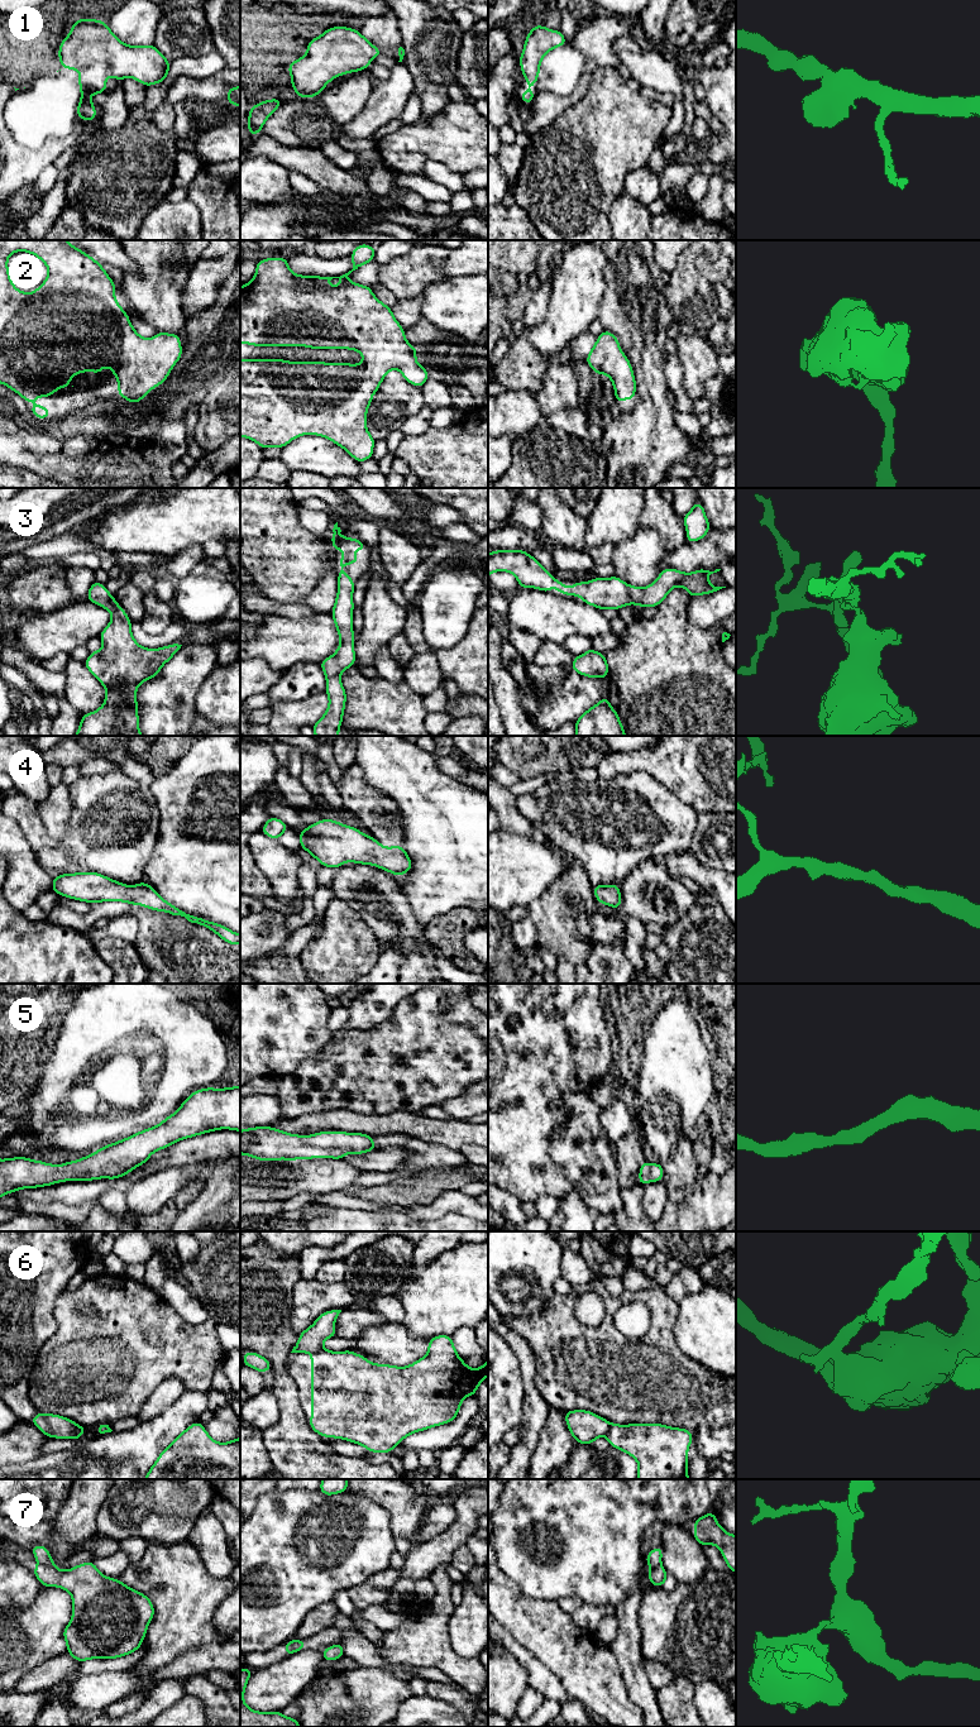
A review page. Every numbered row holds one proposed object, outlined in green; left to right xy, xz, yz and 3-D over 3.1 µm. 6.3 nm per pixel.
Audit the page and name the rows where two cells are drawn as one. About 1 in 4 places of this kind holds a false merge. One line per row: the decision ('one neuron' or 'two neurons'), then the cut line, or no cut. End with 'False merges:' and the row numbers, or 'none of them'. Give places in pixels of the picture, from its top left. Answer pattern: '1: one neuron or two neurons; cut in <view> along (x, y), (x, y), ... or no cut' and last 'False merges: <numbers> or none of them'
1: one neuron; no cut
2: one neuron; no cut
3: one neuron; no cut
4: one neuron; no cut
5: one neuron; no cut
6: one neuron; no cut
7: two neurons; cut in xy along (39, 1563), (55, 1568)
False merges: 7

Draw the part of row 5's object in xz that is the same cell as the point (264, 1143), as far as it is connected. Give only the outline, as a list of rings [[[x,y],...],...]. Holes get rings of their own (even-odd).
[[[255,1126],[240,1130],[240,1154],[249,1156],[262,1161],[295,1161],[325,1158],[343,1159],[344,1156],[354,1153],[363,1154],[378,1148],[371,1135],[363,1133],[345,1133],[345,1132],[320,1132],[311,1135],[301,1137],[298,1134],[290,1134],[273,1126]]]

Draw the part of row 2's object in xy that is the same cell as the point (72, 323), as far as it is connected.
[[[0,240],[0,383],[25,402],[33,402],[37,397],[67,389],[77,373],[91,370],[99,375],[107,365],[118,378],[119,396],[138,405],[149,391],[166,382],[182,355],[178,334],[157,333],[152,339],[142,338],[116,301],[115,288],[101,263],[66,240]],[[15,252],[28,252],[48,268],[46,281],[30,293],[19,291],[10,279],[8,259]]]

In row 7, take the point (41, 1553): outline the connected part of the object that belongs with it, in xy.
[[[34,1545],[32,1547],[32,1553],[39,1564],[46,1565],[48,1568],[56,1568],[56,1564],[49,1554],[48,1547],[43,1545]]]

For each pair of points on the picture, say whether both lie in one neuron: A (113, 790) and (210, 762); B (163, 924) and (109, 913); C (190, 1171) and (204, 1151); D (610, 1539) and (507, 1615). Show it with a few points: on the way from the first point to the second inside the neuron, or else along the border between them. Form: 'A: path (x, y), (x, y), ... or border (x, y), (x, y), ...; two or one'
A: border (149, 788), (156, 802), (158, 817); two
B: border (132, 905), (133, 914); two
C: border (201, 1163), (170, 1166), (166, 1168); two
D: border (508, 1578), (524, 1593), (557, 1602); two

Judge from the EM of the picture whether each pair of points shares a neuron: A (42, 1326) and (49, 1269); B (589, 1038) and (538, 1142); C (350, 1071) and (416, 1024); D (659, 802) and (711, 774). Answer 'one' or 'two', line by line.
A: one
B: one
C: one
D: two

